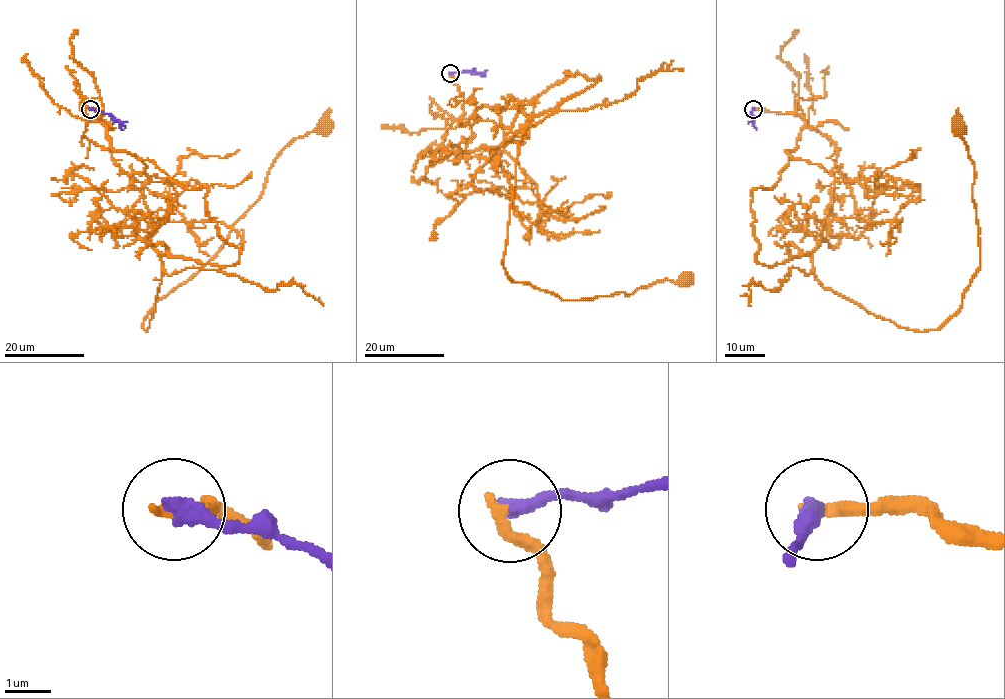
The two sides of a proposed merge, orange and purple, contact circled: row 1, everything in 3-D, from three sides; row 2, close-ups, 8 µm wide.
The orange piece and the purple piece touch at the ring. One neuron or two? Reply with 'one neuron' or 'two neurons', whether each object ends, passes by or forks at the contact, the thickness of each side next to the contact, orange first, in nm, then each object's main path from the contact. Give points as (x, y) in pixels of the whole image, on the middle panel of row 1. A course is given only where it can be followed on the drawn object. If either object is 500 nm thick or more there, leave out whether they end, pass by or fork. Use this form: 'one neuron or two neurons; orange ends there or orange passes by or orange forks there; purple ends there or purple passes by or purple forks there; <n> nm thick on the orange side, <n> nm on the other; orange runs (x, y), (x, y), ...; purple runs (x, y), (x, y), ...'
two neurons; orange ends there; purple ends there; 280 nm thick on the orange side, 380 nm on the other; orange runs (451, 74), (463, 116), (444, 148), (508, 180), (494, 150), (522, 133), (515, 282), (585, 299), (686, 277); purple runs (451, 74), (470, 71), (483, 76)

